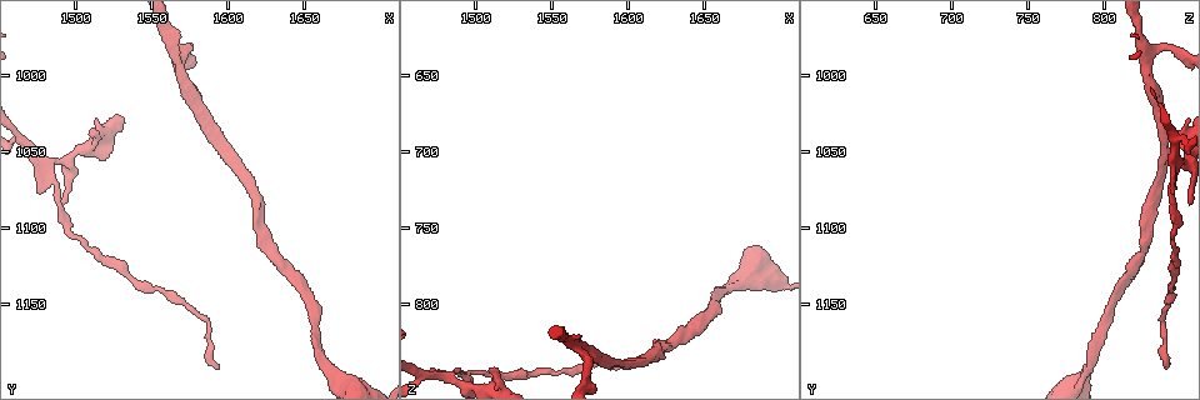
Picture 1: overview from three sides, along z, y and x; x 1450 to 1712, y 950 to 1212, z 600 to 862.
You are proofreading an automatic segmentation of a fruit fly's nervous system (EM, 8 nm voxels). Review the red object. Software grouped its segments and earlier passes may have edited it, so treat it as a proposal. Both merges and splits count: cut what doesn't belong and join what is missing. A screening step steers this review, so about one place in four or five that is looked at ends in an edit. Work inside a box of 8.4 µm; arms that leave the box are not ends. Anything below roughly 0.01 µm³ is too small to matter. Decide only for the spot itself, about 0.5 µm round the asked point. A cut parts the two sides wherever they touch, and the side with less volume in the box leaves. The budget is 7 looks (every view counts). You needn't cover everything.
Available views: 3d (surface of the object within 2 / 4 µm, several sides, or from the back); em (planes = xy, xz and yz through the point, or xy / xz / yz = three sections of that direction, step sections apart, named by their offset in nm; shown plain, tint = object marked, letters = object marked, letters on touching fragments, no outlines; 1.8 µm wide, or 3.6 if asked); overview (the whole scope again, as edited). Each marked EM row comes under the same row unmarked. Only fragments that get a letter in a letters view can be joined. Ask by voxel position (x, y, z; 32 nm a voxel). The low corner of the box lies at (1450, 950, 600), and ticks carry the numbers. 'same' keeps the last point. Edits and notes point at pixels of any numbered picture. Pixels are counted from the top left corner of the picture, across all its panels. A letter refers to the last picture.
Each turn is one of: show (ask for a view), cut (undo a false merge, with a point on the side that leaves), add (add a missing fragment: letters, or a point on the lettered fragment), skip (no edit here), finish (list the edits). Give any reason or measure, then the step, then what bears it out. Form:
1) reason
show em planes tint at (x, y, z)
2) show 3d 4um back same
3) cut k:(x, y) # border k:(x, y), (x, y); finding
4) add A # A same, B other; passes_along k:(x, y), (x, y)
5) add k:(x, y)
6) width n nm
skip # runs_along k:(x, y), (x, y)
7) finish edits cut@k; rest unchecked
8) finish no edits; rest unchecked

thin end
show em 3.6um planes letters at (1476, 1078, 846)

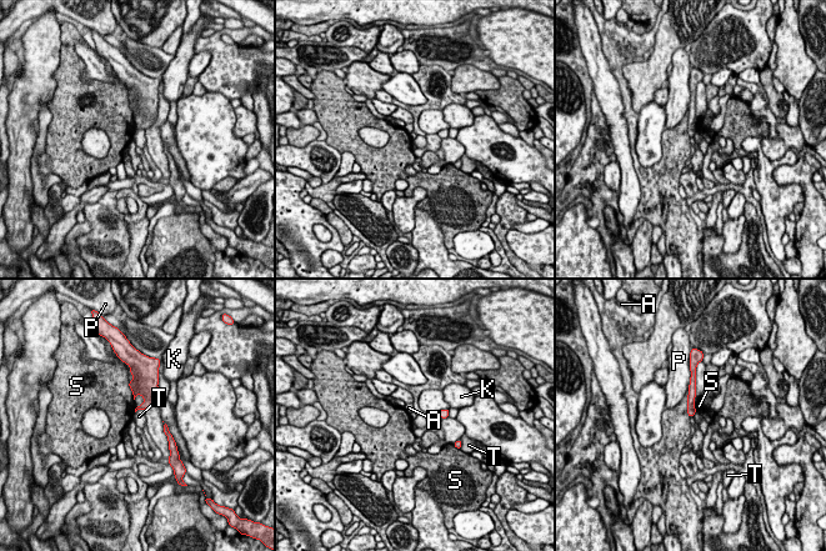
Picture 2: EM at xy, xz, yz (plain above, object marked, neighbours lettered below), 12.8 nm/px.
skip # A other, K other, P other, S other, T other; runs_along 2:(692, 382), (691, 414); no lettered fragment goes on from it

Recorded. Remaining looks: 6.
sharp bend
show em planes letters at (1568, 992, 826)

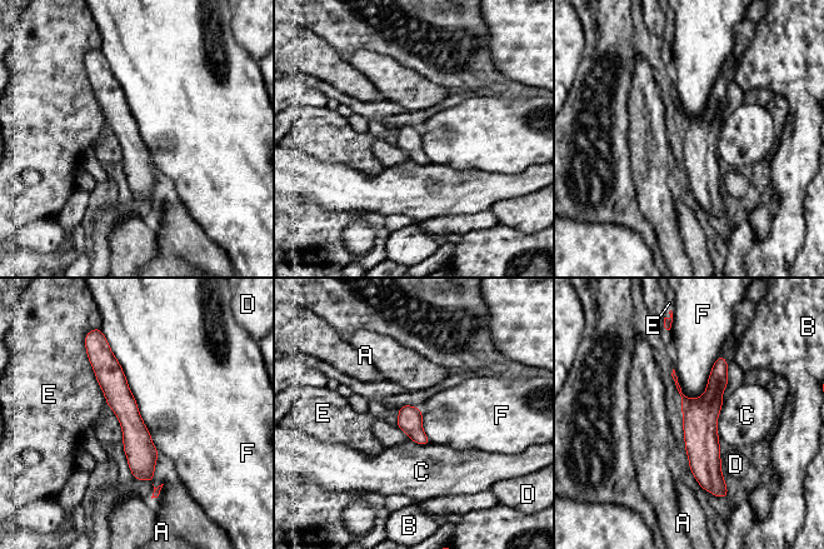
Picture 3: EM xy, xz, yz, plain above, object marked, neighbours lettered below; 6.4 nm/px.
width 160 nm; longest_contact F 850 nm
skip # A other, B other, C other, D other, E other, F other; all the same neuron

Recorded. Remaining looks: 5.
free end
show em planes letters at (1512, 1034, 844)

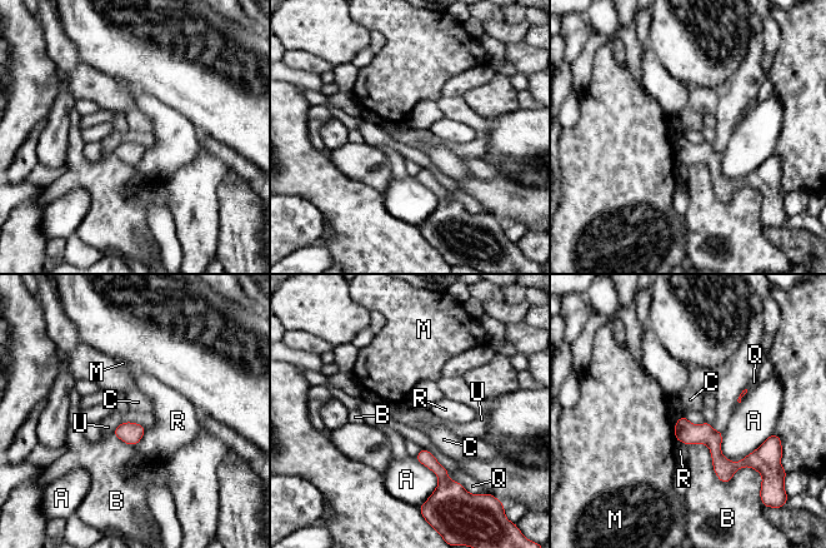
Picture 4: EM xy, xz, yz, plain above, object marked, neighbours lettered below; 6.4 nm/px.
width 140 nm
skip # A other, B other, C other, M other, Q other, R other, U other; runs_along 4:(679, 423), (727, 466), (751, 457); none of them fits

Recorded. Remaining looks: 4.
finish no edits; rest unchecked

